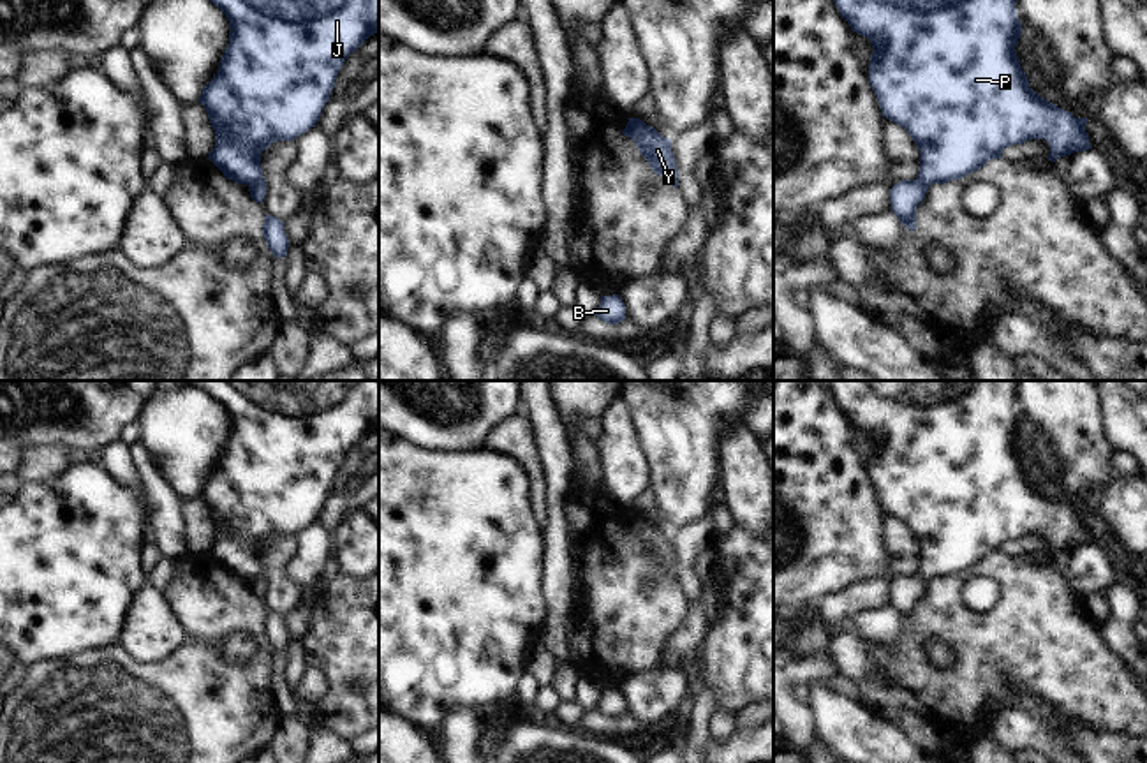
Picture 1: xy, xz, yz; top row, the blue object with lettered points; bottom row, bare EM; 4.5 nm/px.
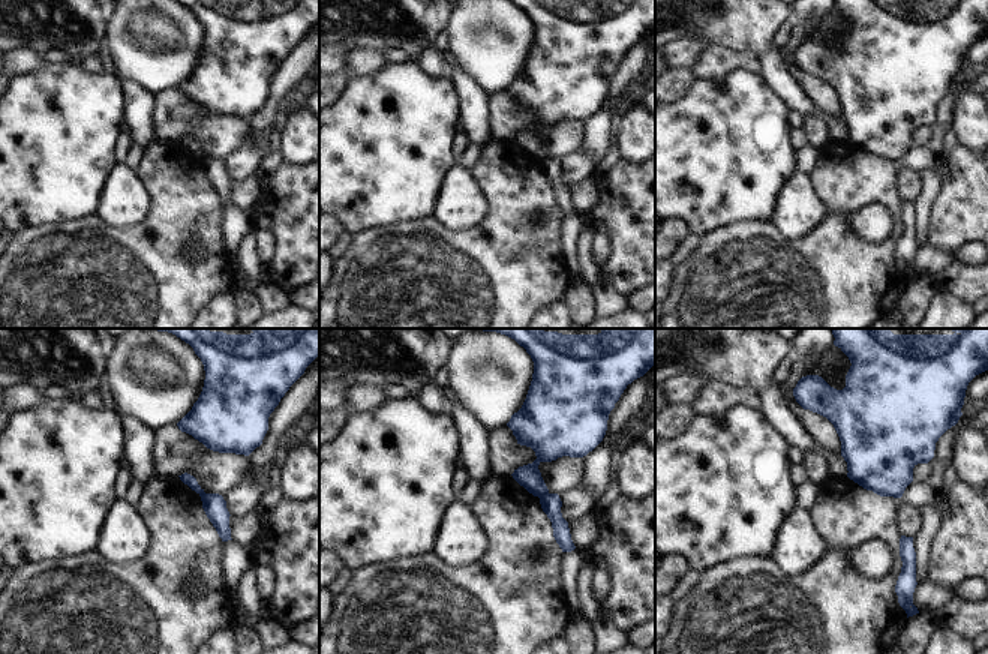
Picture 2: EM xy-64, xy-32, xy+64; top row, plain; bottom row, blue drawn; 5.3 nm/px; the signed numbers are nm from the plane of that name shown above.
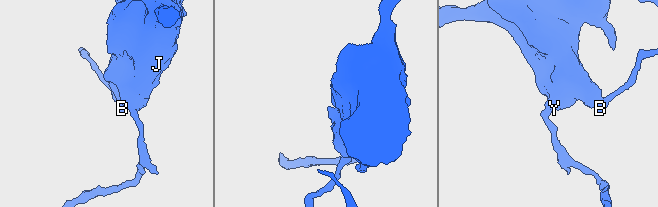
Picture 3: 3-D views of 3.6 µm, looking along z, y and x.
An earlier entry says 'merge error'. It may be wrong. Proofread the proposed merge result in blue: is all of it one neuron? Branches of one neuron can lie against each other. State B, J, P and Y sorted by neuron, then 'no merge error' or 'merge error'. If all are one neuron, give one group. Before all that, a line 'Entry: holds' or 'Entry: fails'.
Entry: holds
B / J P Y | merge error

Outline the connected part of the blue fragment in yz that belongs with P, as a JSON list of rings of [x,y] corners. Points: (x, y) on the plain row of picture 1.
[[[830,381],[840,411],[849,418],[851,425],[867,432],[874,442],[869,460],[869,479],[872,481],[881,507],[884,513],[895,516],[907,525],[920,544],[918,573],[927,580],[946,578],[960,574],[969,567],[983,562],[990,553],[1001,553],[1004,543],[1022,539],[1027,534],[1045,534],[1050,541],[1048,555],[1055,557],[1059,552],[1075,546],[1091,544],[1085,518],[1089,513],[1075,513],[1071,507],[1057,502],[1050,495],[1040,492],[1031,481],[1025,467],[1020,462],[1015,441],[1022,430],[1022,418],[1017,412],[1017,381],[936,381],[934,384],[888,384],[886,381]]]

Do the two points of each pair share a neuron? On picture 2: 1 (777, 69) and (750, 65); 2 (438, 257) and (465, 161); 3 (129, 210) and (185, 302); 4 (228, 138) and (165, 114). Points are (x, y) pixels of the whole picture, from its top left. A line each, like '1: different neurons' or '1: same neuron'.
1: different neurons
2: different neurons
3: different neurons
4: same neuron

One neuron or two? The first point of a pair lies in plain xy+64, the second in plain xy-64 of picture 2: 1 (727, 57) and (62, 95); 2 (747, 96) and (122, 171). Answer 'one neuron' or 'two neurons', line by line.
1: two neurons
2: two neurons

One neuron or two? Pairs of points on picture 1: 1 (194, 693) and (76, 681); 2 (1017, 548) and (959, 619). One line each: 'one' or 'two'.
1: one
2: two

